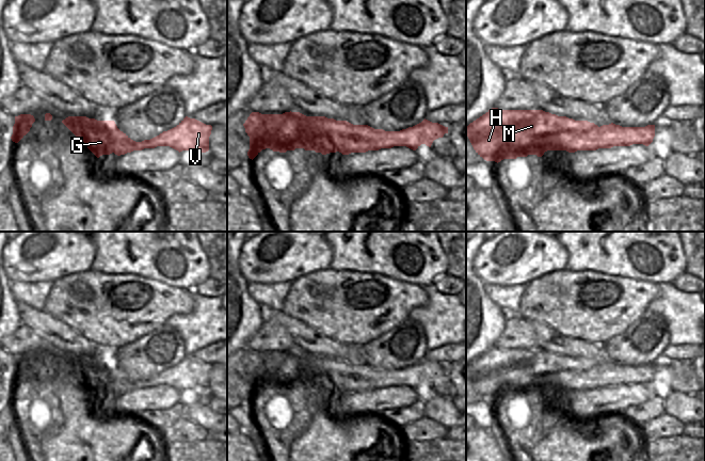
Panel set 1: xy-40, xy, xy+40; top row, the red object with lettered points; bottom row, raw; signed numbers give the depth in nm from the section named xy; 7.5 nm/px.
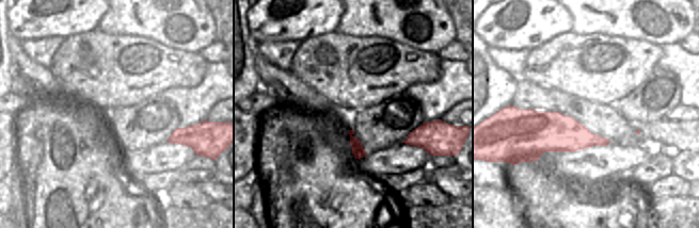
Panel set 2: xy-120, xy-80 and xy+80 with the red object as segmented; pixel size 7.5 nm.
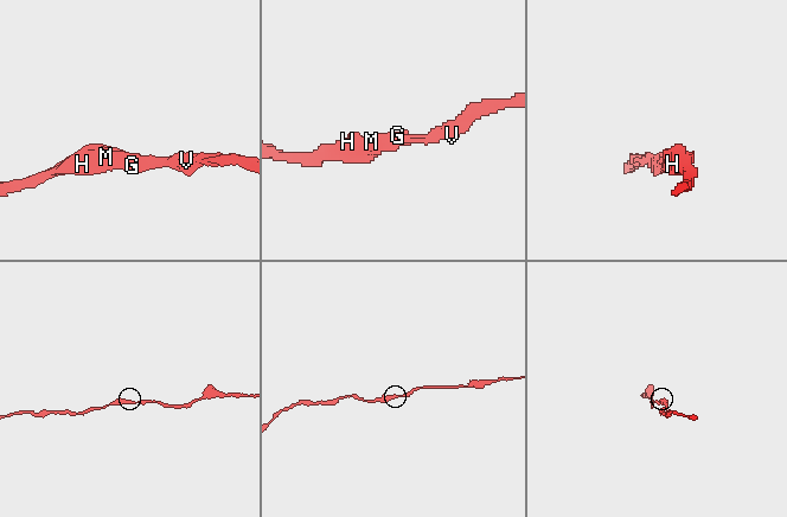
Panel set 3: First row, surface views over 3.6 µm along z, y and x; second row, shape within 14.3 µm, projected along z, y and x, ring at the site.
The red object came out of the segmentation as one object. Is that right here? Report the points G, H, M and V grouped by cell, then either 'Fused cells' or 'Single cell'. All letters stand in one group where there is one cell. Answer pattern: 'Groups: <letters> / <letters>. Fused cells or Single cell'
Groups: G H M V. Single cell.

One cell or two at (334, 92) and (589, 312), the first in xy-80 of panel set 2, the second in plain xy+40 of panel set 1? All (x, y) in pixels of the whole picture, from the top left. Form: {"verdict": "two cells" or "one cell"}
{"verdict": "one cell"}

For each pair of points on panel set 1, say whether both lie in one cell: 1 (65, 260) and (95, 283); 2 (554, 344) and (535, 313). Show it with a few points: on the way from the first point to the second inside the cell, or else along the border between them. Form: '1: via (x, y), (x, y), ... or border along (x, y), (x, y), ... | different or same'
1: border along (91, 269), (76, 271), (63, 275), (55, 281) | different
2: border along (529, 321), (544, 322), (564, 335) | different

